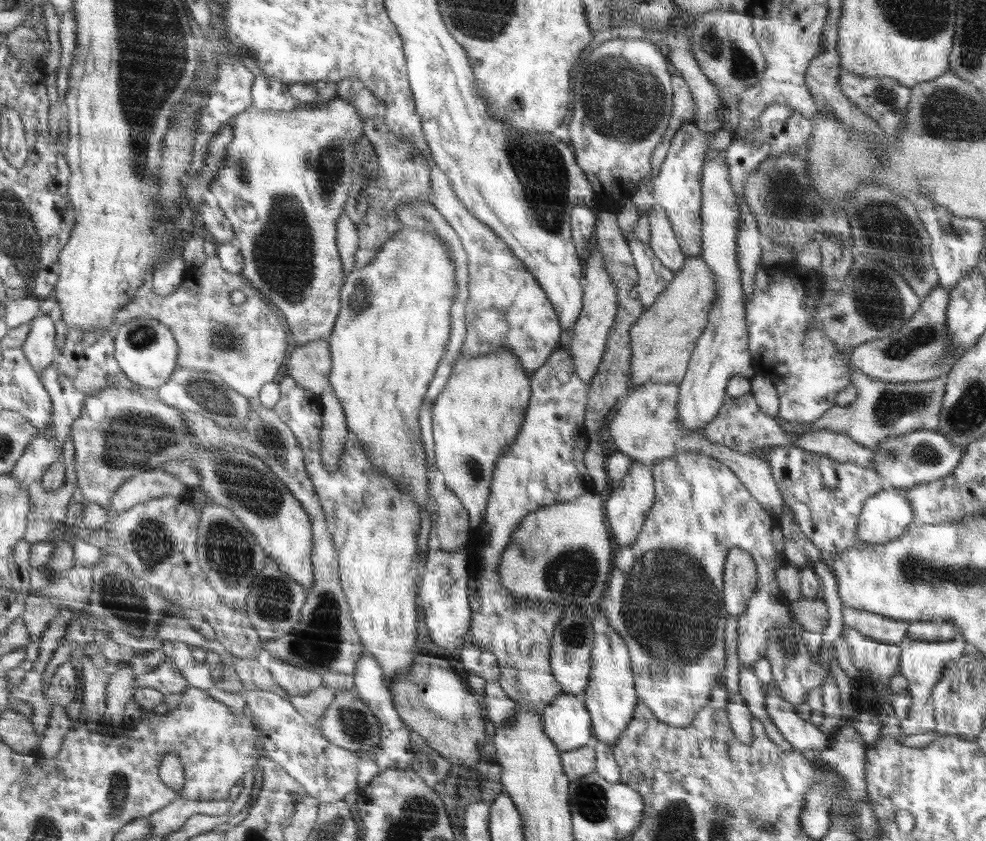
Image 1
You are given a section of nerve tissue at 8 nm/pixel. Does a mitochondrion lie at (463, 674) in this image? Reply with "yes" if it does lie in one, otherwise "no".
no

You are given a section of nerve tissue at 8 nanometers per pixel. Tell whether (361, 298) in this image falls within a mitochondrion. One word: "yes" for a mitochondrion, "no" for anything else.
yes

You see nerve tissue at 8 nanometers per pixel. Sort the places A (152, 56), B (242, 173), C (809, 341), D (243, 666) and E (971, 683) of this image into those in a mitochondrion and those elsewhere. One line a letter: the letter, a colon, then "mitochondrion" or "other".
A: mitochondrion
B: mitochondrion
C: other
D: other
E: other

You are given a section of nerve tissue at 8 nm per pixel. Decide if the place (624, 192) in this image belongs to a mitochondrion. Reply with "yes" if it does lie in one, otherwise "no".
no

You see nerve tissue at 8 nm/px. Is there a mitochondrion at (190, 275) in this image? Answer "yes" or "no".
no

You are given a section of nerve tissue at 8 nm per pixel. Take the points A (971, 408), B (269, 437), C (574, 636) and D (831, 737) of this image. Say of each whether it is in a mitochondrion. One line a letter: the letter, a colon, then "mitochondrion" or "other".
A: mitochondrion
B: mitochondrion
C: mitochondrion
D: other

